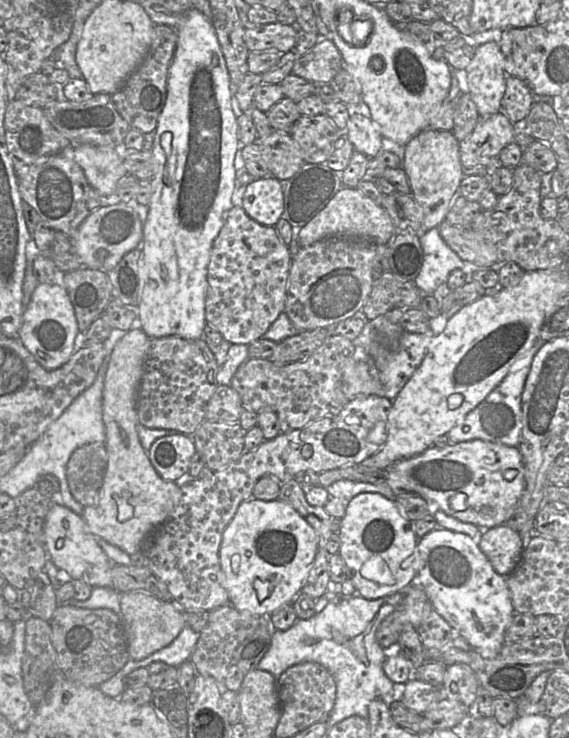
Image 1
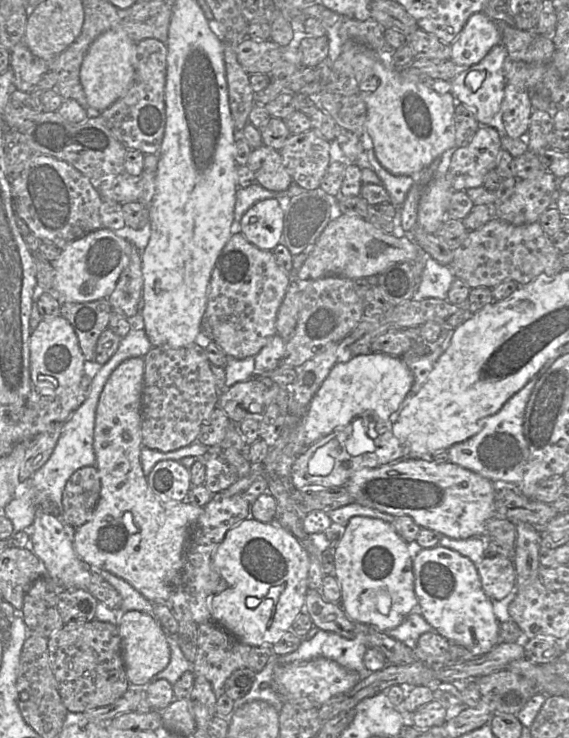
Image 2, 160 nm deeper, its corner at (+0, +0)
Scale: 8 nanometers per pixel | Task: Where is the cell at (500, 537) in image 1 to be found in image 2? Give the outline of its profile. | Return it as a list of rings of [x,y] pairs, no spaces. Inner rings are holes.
[[[502,555],[487,556],[477,564],[482,589],[491,601],[505,598],[513,590],[516,570],[513,561]]]

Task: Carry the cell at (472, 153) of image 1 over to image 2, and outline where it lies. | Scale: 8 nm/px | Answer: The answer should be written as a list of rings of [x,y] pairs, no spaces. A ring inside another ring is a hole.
[[[480,125],[467,146],[456,147],[452,152],[449,165],[452,190],[466,191],[483,186],[485,175],[496,169],[501,150],[497,130]]]

